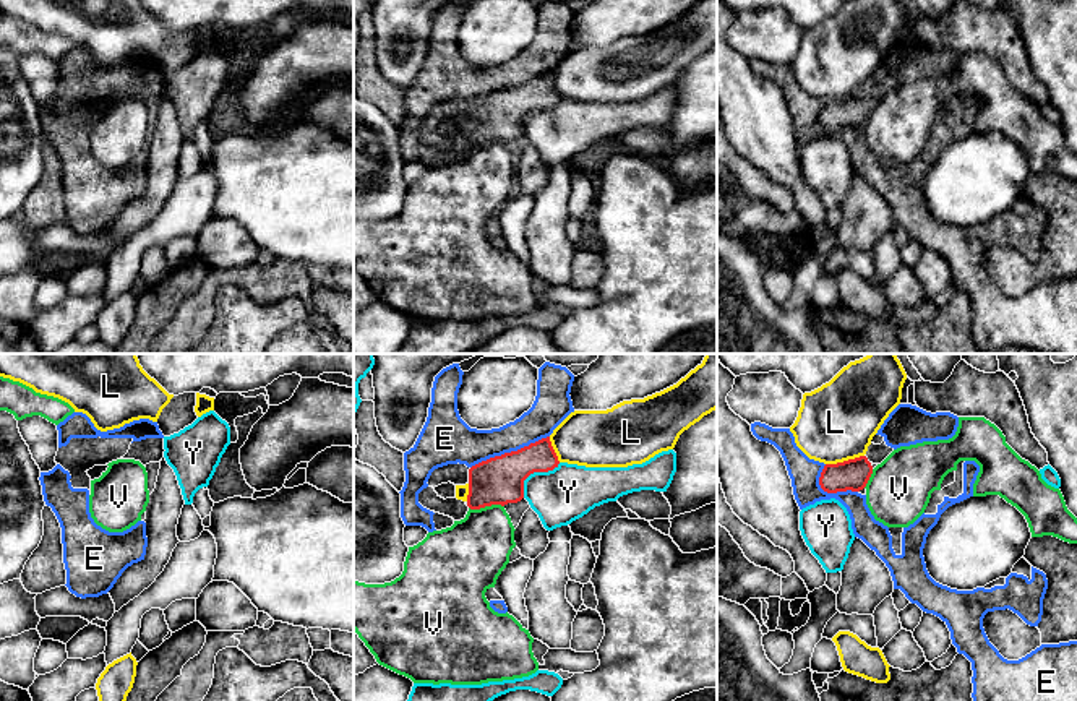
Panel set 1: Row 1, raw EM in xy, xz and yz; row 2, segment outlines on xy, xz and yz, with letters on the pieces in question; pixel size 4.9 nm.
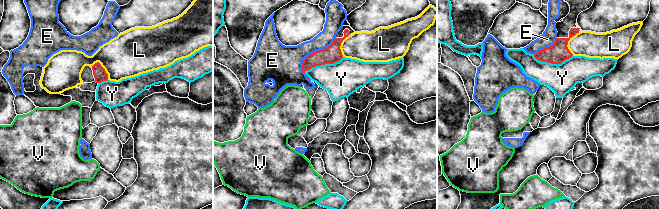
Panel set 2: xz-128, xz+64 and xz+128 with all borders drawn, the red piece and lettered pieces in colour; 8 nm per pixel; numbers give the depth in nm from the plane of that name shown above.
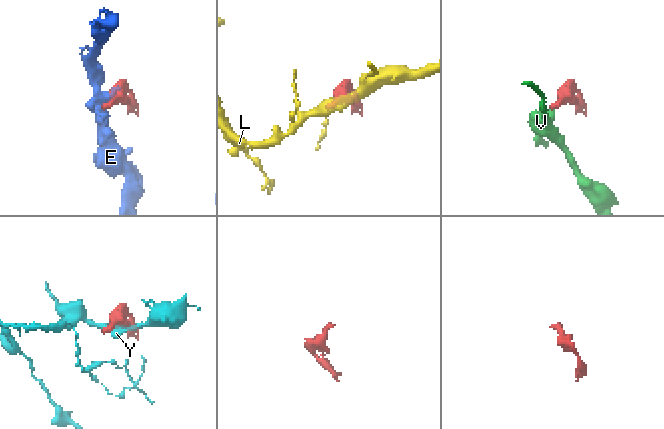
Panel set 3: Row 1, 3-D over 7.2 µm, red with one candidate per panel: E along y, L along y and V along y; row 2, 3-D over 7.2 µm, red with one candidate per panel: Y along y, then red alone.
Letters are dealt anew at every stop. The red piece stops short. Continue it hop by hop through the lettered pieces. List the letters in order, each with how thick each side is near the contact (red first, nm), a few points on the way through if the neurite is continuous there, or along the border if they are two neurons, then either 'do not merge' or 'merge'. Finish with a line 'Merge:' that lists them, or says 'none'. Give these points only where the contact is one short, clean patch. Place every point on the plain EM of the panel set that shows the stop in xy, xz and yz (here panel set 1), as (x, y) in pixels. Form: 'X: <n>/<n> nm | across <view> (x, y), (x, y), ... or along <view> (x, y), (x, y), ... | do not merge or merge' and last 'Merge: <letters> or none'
E: 240/190 nm | do not merge
L: 160/380 nm | do not merge
V: 240/340 nm | along xz (503, 141), (469, 145) | do not merge
Y: 240/280 nm | do not merge
Merge: none

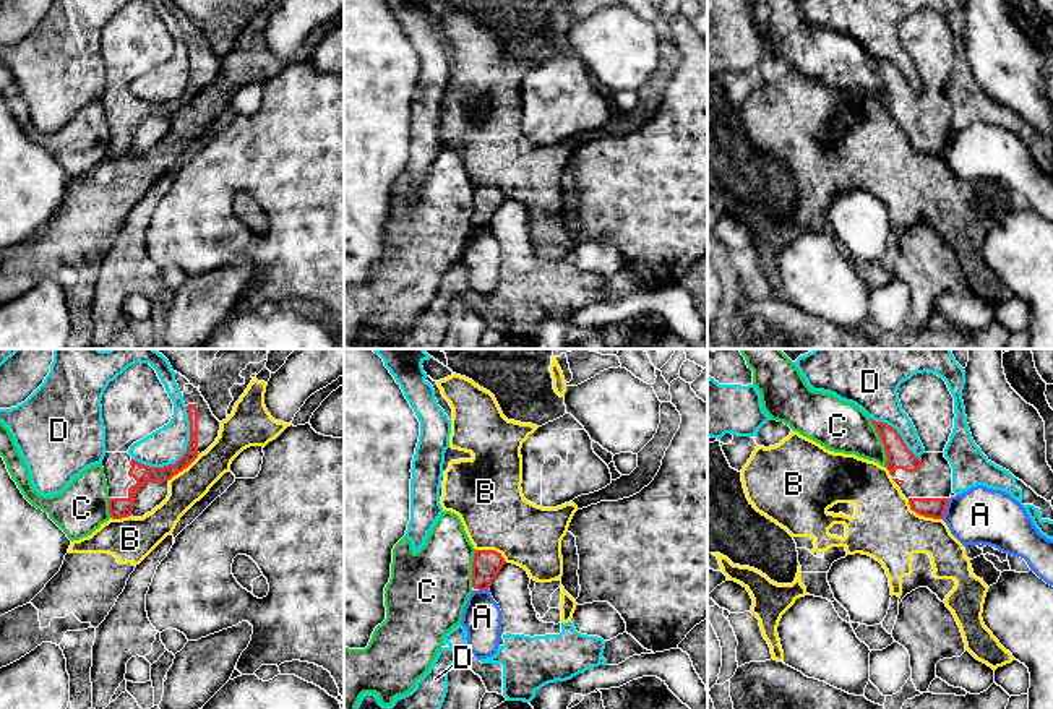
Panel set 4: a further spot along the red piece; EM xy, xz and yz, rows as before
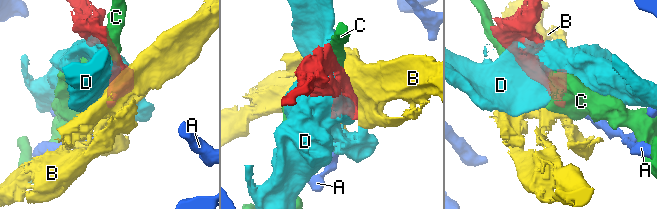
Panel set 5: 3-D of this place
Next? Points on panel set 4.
A: 100/280 nm | along yz (949, 135), (941, 154) | do not merge
B: 100/320 nm | do not merge
C: 120/260 nm | do not merge
D: 90/180 nm | do not merge
Merge: none

